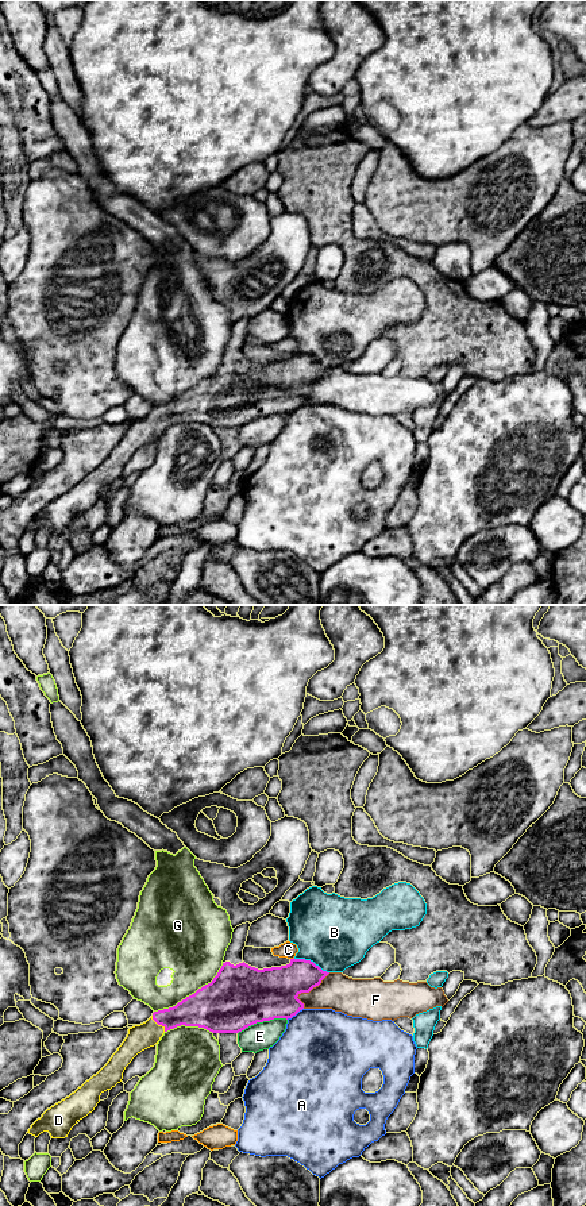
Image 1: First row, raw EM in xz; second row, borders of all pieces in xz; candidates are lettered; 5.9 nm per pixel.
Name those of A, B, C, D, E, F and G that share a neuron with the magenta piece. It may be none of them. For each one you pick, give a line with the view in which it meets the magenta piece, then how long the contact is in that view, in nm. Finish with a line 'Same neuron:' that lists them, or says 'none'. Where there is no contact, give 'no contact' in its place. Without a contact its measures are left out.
D: xz | 130 nm
Same neuron: D

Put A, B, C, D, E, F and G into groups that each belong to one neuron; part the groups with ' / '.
A / B / C / D / E / F / G

